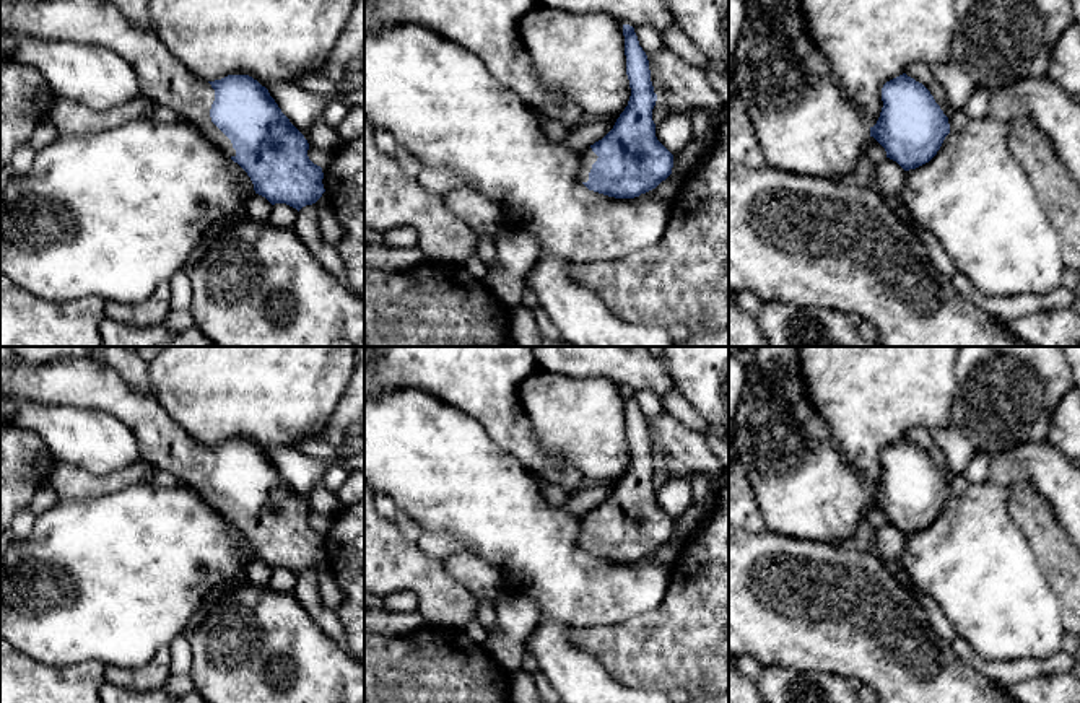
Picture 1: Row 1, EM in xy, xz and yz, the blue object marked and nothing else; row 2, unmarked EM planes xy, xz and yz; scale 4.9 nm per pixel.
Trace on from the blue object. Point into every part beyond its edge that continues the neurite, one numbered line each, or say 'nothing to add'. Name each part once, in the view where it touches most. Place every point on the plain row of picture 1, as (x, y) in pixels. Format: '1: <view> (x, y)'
1: xy (83, 381)

